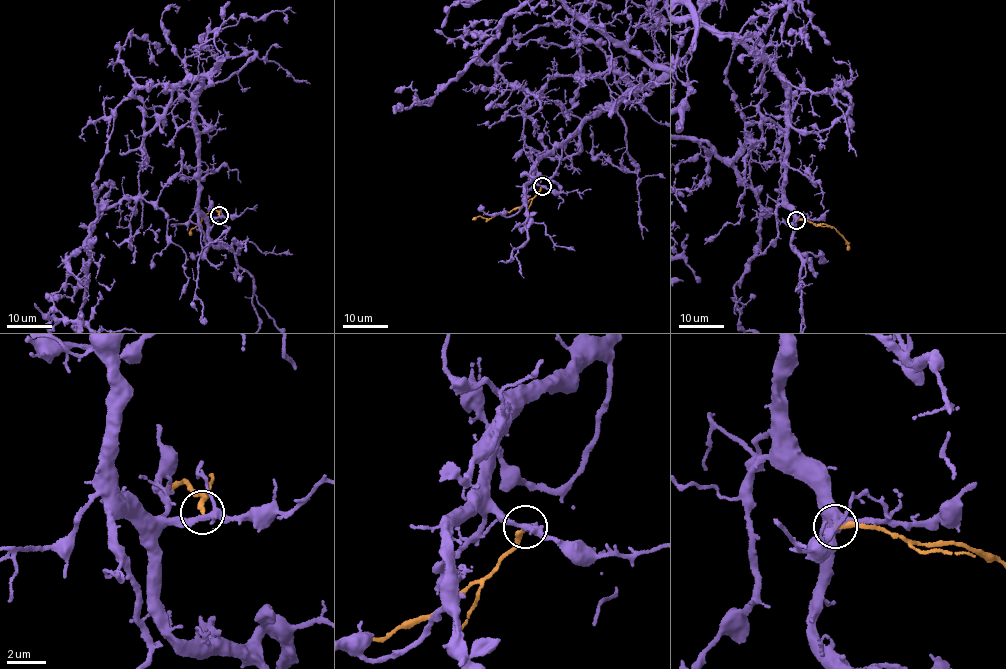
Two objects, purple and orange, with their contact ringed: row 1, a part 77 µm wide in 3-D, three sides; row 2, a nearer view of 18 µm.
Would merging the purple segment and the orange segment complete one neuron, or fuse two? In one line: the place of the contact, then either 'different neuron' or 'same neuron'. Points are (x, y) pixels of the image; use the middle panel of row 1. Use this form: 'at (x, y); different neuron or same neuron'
at (542, 186); different neuron

